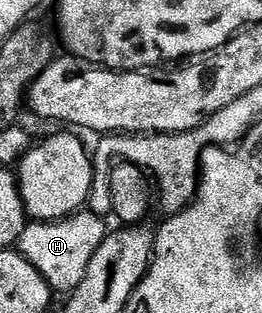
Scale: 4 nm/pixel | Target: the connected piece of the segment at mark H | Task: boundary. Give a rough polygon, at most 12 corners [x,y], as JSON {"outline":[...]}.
{"outline":[[83,208],[27,221],[18,253],[55,295],[84,280],[105,226]]}

